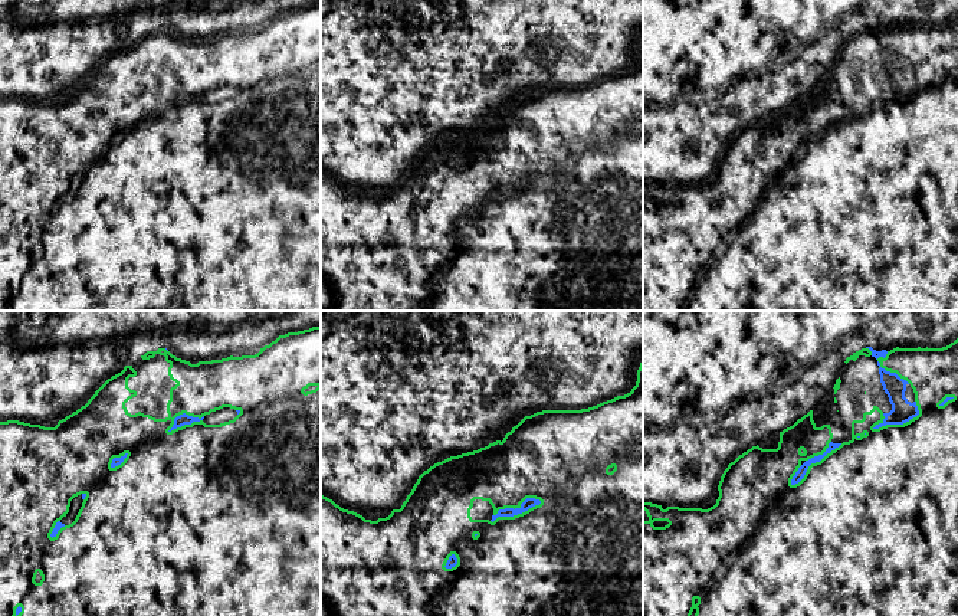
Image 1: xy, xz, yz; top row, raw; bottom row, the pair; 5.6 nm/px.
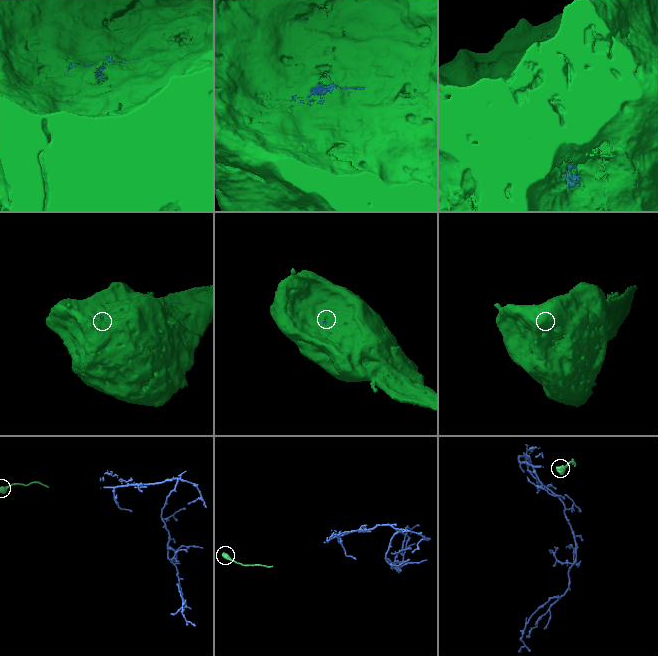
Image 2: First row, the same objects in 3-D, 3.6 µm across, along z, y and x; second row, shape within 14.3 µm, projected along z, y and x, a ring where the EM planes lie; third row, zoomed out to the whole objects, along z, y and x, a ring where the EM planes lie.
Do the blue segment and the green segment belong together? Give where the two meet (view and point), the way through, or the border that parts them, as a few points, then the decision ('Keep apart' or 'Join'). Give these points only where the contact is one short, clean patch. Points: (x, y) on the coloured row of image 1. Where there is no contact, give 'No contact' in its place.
Touches blue at yz (813, 462). Join

